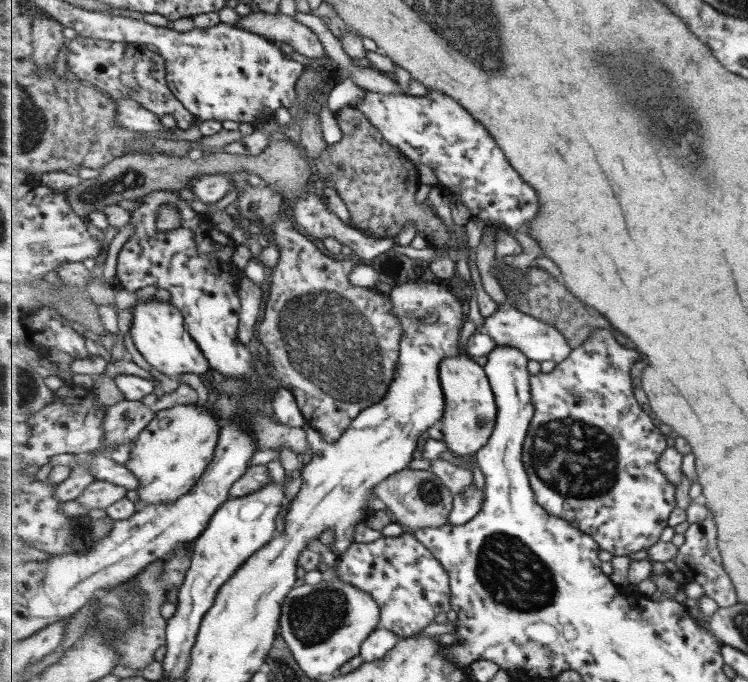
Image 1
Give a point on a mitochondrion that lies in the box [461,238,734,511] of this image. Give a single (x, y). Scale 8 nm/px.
(572, 458)

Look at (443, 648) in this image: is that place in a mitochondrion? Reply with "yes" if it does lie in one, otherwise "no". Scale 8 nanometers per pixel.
no

